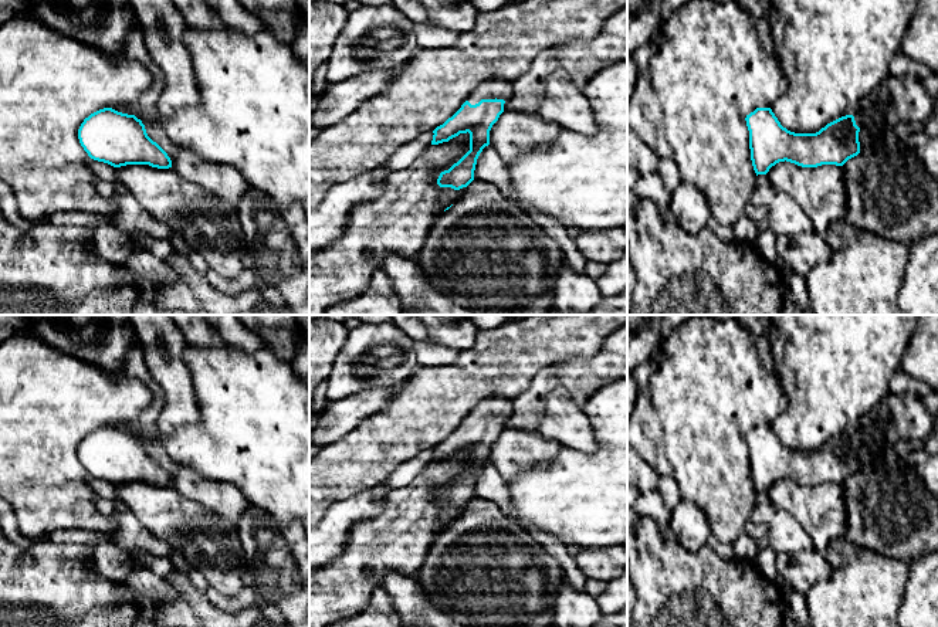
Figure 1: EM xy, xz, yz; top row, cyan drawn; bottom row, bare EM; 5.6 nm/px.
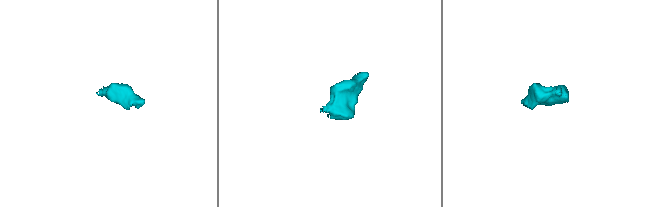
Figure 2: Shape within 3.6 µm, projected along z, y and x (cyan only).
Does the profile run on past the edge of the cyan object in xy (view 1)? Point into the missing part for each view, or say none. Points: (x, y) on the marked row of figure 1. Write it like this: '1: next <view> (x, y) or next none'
1: next none

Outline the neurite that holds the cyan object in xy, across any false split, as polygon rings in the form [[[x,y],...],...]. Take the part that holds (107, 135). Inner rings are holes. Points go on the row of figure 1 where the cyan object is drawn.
[[[112,108],[99,109],[85,118],[78,129],[78,139],[91,159],[114,167],[172,167],[170,157],[148,136],[140,119]]]

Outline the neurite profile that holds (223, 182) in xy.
[[[175,146],[172,169],[184,180],[202,187],[209,197],[227,203],[236,210],[250,184],[230,165],[216,165],[203,160],[187,149]]]

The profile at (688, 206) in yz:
[[[687,182],[673,190],[670,210],[681,228],[691,234],[700,233],[711,217],[704,194]]]

